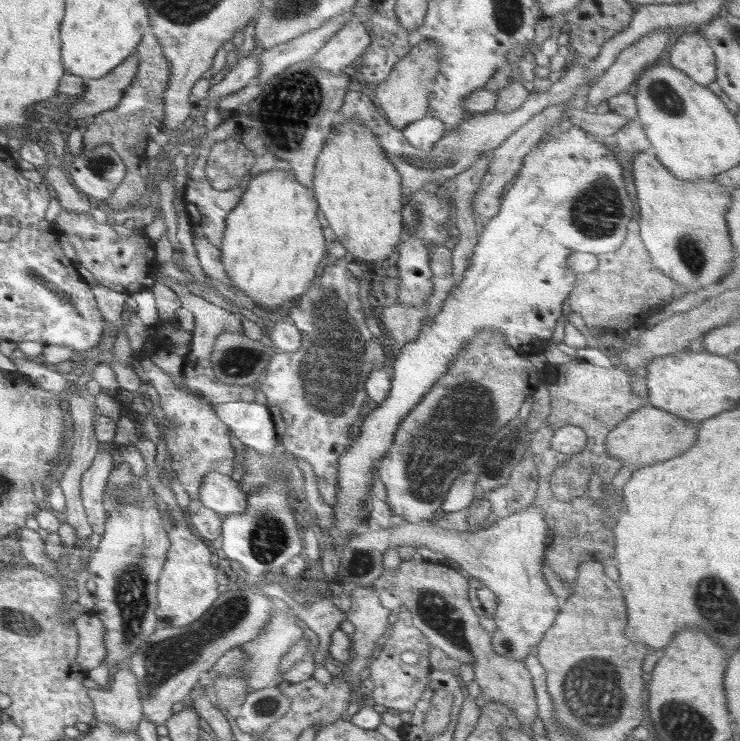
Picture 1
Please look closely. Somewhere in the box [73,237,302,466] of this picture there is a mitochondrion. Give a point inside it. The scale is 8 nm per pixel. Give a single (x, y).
(237, 361)

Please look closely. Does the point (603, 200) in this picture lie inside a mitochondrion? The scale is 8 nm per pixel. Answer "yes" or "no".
yes

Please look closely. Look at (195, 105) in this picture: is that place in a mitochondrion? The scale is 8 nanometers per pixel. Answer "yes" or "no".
no

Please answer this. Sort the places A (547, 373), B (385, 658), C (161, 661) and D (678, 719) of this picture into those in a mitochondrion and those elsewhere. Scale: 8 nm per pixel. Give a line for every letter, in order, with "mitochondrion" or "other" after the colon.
A: other
B: other
C: mitochondrion
D: mitochondrion

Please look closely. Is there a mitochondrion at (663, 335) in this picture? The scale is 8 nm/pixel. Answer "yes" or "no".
no

